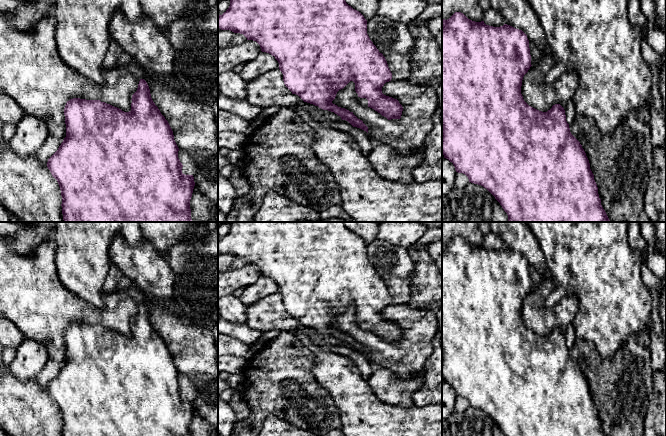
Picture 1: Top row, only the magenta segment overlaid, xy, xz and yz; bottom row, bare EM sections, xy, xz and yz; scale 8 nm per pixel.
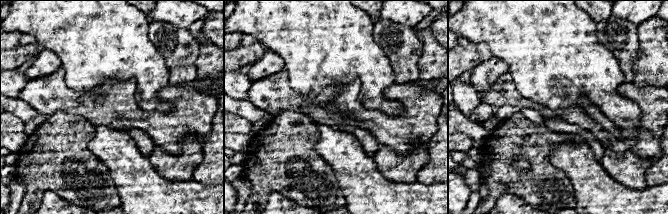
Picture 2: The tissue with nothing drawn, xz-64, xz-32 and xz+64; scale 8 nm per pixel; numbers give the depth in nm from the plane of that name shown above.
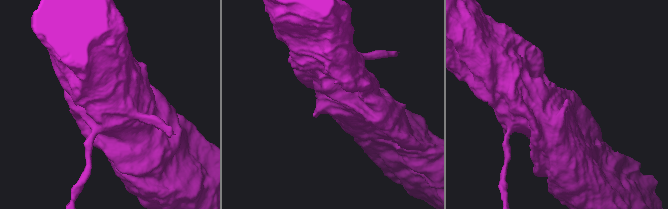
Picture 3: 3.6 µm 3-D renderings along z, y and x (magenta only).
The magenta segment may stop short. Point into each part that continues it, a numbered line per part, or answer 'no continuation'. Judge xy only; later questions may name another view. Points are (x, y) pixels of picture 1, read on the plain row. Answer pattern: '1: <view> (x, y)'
no continuation

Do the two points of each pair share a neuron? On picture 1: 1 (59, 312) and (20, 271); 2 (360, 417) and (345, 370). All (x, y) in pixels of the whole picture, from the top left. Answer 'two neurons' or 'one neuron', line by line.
1: one neuron
2: one neuron

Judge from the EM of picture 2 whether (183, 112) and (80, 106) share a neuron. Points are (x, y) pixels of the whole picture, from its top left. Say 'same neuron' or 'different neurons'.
same neuron

